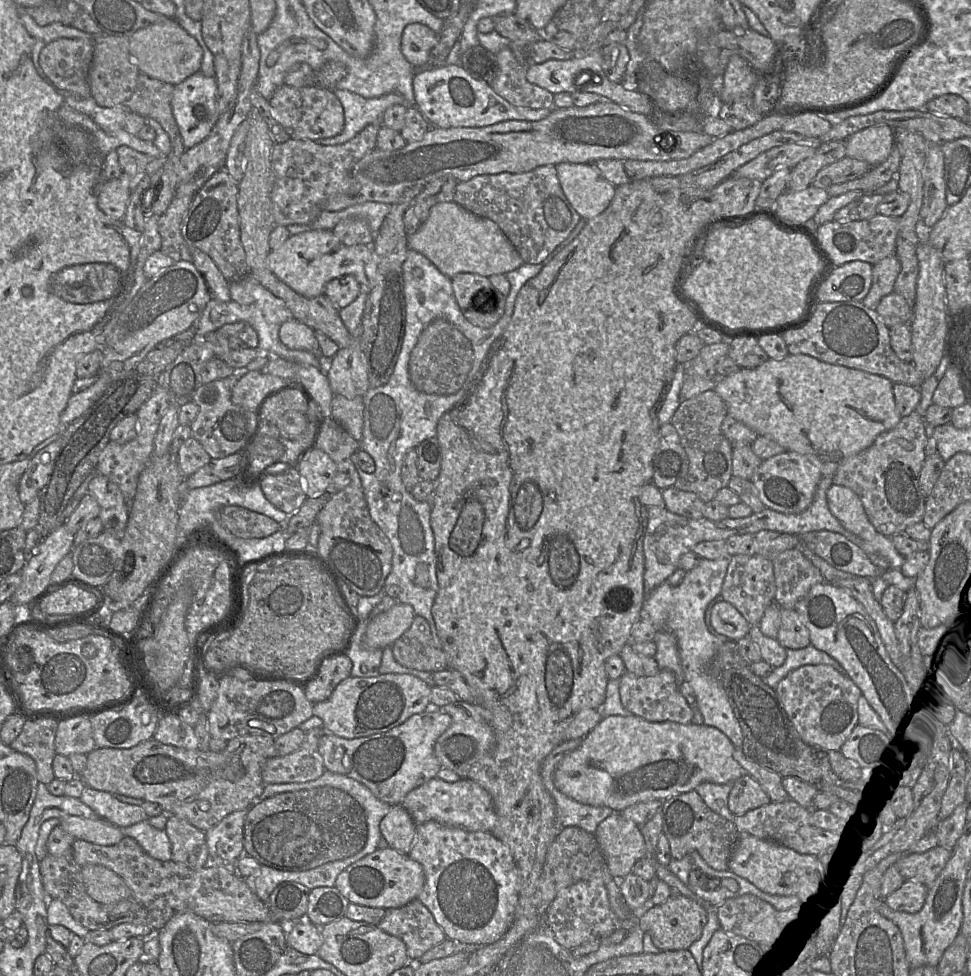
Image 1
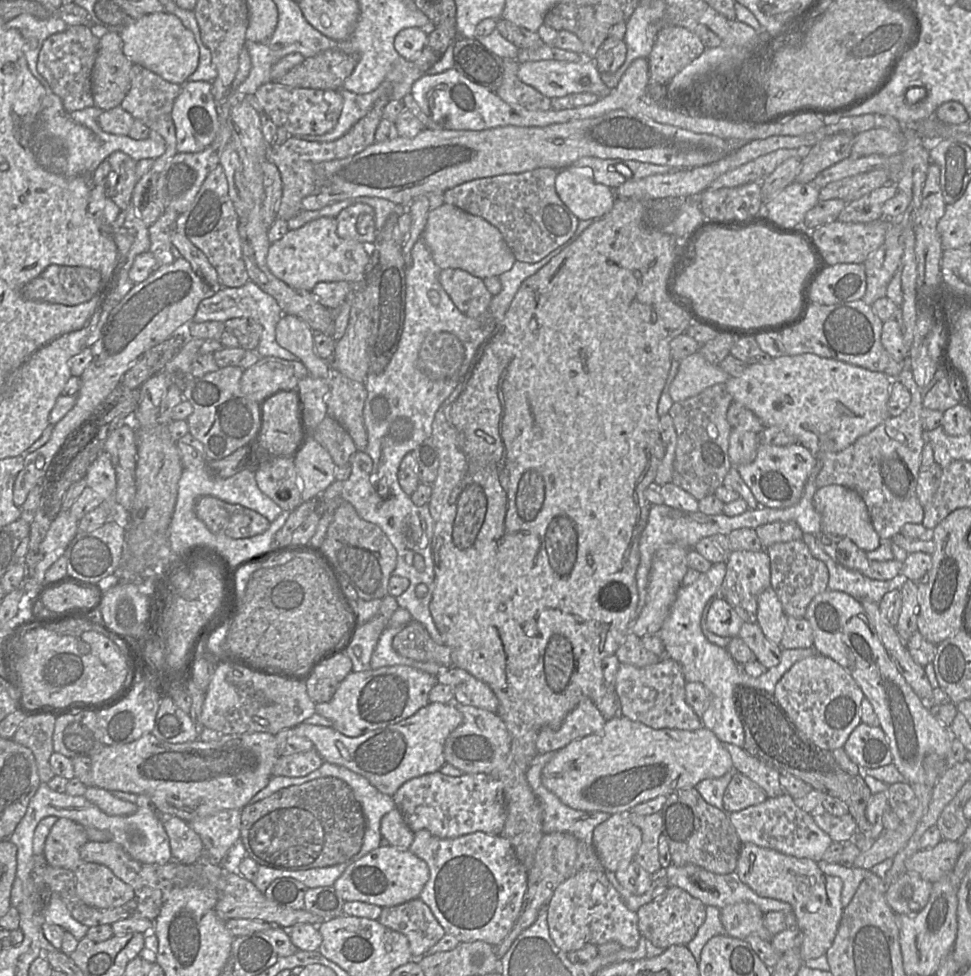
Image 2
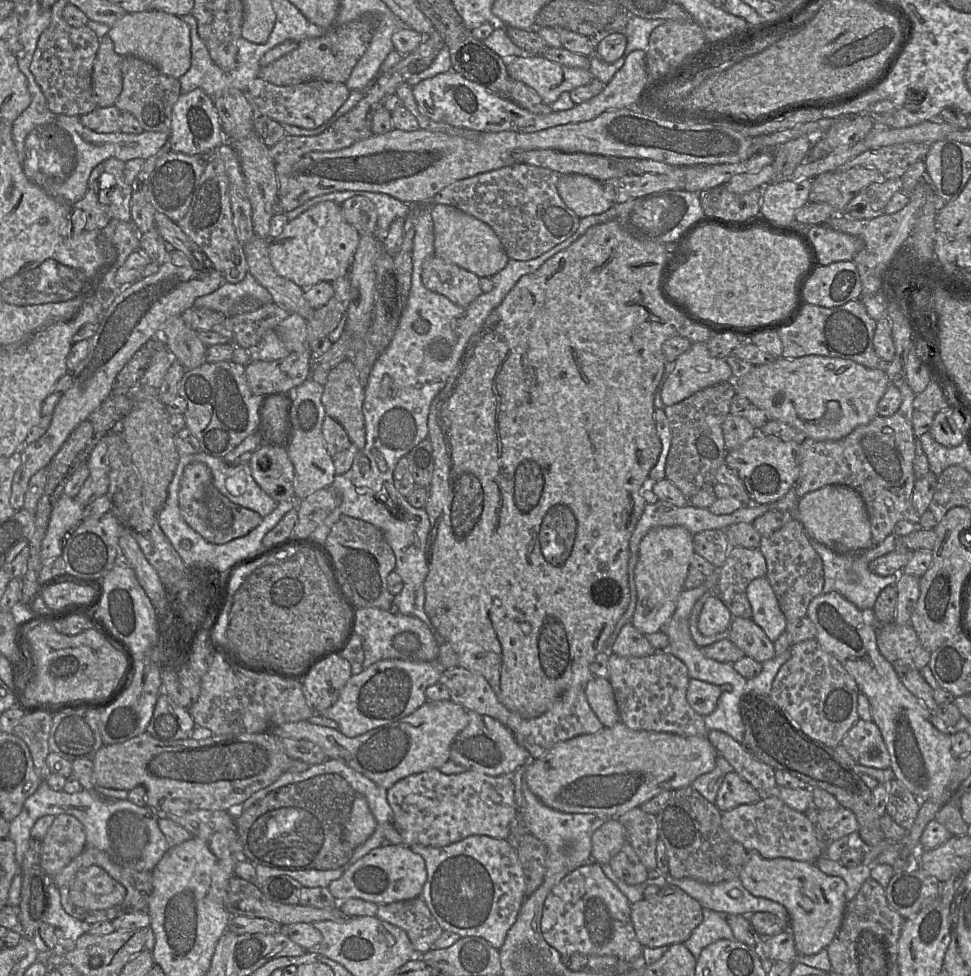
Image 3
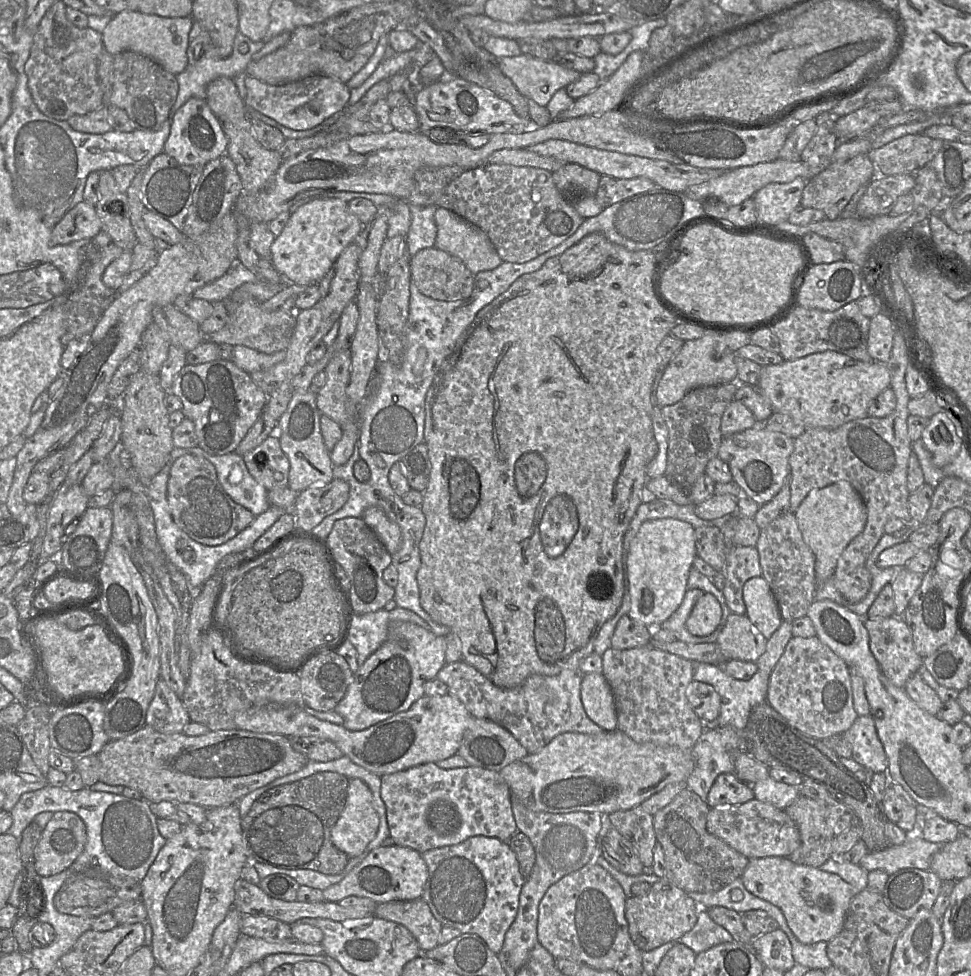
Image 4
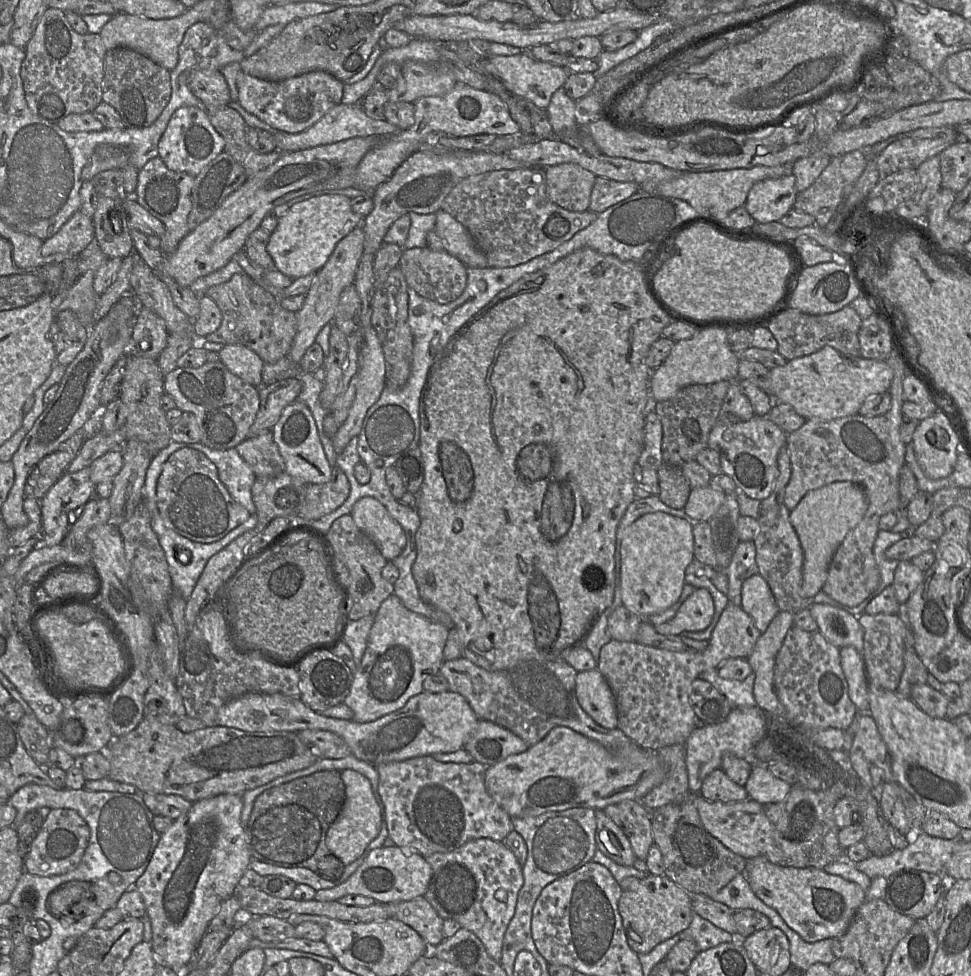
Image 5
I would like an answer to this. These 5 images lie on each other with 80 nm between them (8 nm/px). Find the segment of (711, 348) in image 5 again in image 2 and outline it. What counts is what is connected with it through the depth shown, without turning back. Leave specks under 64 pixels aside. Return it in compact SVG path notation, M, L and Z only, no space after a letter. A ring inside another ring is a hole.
M698 351L680 360L679 370L670 385L672 400L680 402L694 397L708 387L726 383L730 375L719 365L709 363Z

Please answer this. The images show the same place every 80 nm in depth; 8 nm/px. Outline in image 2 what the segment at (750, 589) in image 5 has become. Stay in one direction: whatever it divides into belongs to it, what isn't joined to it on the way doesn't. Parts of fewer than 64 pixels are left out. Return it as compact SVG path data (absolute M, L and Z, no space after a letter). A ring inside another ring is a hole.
M772 587L767 588L758 596L757 624L764 635L779 645L784 631L786 618L782 604Z

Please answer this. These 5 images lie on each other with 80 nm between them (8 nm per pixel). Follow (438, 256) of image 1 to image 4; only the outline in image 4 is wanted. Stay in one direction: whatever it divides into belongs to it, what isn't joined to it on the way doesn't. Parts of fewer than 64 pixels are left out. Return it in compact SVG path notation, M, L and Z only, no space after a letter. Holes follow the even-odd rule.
M437 207L435 223L437 235L434 246L460 259L474 275L481 271L493 270L503 262L488 235L453 211Z

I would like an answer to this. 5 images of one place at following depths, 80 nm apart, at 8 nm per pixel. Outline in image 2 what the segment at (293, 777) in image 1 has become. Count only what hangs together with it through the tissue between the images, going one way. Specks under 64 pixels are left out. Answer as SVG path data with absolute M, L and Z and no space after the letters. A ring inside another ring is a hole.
M315 749L307 752L280 756L273 769L273 776L302 777L318 769L324 760Z

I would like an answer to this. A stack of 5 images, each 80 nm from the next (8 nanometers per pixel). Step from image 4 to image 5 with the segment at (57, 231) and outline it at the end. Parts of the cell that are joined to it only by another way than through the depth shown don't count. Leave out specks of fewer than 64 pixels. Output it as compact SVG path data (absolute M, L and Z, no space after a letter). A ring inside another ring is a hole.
M80 210L51 238L41 246L41 254L50 256L61 253L78 256L95 238L93 218L84 215Z

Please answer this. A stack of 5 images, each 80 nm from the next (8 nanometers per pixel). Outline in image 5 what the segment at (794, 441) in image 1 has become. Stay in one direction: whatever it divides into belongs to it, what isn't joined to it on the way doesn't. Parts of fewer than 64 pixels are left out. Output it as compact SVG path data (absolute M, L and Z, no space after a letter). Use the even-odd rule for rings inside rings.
M824 346L815 353L795 358L784 366L770 369L771 390L775 399L780 403L791 405L806 420L819 418L830 421L858 414L867 399L889 390L892 379L893 369L886 361L845 355L831 346Z

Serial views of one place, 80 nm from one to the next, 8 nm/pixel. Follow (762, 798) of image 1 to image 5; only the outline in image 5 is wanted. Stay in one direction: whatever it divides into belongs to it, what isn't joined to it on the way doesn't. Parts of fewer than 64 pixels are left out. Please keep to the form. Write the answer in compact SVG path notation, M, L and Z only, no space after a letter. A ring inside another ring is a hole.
M720 768L707 775L699 794L708 801L723 803L739 802L749 798L745 787L731 781Z

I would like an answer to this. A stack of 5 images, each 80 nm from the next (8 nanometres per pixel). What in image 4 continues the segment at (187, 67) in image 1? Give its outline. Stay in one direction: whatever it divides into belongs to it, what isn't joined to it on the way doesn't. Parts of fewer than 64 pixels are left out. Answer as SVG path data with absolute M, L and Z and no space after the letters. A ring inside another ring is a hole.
M126 10L113 15L106 26L102 33L103 47L113 56L123 51L142 54L176 76L183 72L188 64L188 38L193 22L191 16L168 18Z

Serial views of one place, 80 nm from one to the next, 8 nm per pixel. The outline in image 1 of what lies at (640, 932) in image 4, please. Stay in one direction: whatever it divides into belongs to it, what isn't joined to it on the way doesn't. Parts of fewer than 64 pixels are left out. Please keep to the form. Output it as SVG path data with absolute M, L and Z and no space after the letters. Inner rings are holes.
M673 895L663 904L655 905L638 919L640 929L647 933L660 951L687 950L701 936L707 923L707 906L682 895Z

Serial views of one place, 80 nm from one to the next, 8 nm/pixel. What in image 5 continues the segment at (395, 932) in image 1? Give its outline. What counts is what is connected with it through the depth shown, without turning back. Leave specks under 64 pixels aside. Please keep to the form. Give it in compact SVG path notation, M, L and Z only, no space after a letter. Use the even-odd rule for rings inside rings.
M423 896L395 904L393 918L414 929L429 948L436 947L444 940L444 920Z

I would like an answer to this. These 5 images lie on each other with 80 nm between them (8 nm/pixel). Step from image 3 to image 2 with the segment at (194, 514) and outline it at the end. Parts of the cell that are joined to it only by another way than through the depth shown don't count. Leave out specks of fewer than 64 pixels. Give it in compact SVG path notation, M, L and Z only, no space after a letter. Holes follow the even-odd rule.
M213 496L199 498L195 513L210 532L232 539L245 539L262 534L271 524L267 518L251 509Z

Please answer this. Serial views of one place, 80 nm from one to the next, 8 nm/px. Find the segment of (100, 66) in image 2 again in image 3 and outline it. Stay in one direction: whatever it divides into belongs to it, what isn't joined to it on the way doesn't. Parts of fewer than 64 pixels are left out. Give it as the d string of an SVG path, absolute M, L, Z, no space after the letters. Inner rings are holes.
M108 34L100 39L92 72L92 91L98 107L114 106L123 88L122 60Z

